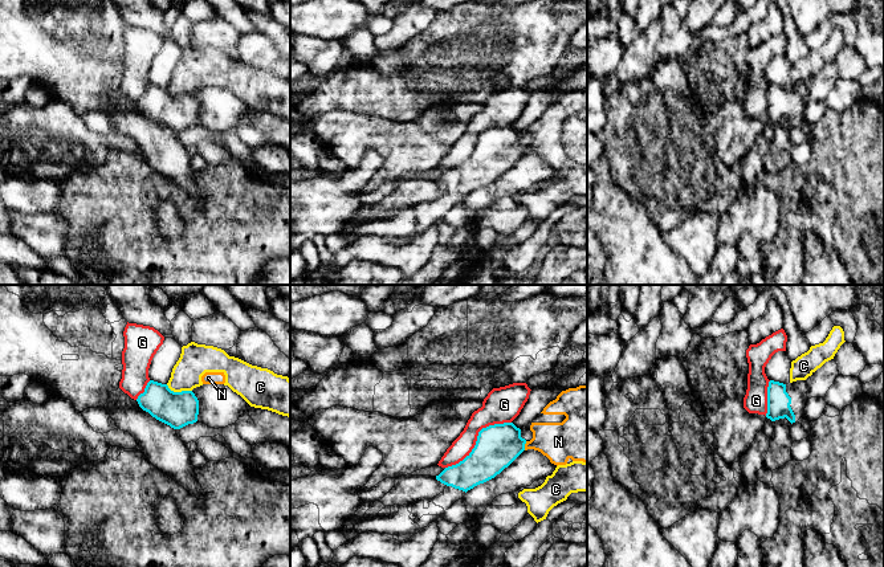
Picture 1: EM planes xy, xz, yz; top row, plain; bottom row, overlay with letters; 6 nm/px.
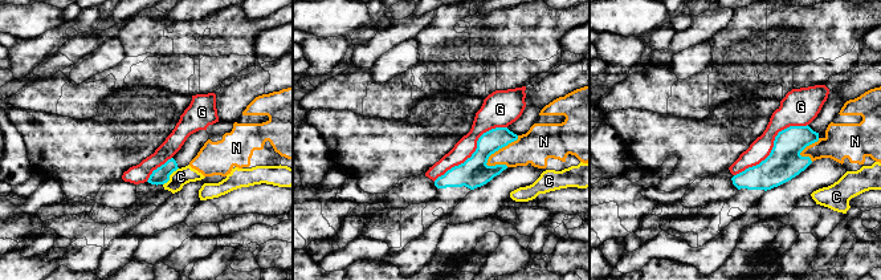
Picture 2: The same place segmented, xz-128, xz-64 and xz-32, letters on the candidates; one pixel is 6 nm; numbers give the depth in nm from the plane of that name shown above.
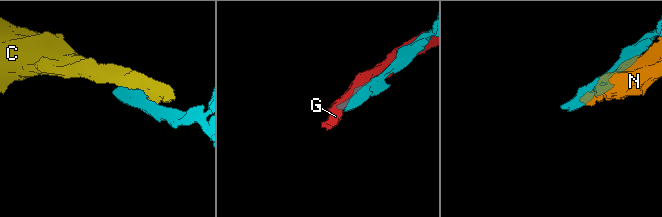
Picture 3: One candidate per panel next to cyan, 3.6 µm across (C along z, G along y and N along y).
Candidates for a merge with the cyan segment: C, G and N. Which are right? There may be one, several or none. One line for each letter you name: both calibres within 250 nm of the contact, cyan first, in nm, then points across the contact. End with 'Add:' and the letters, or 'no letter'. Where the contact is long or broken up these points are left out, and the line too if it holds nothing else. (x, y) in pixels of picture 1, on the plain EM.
Add: no letter

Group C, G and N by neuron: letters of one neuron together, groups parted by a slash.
C N / G

